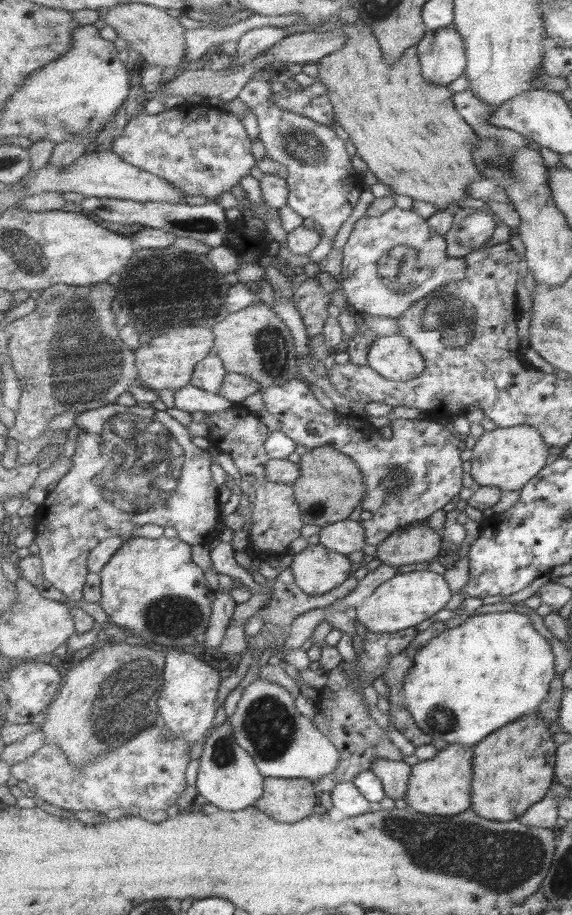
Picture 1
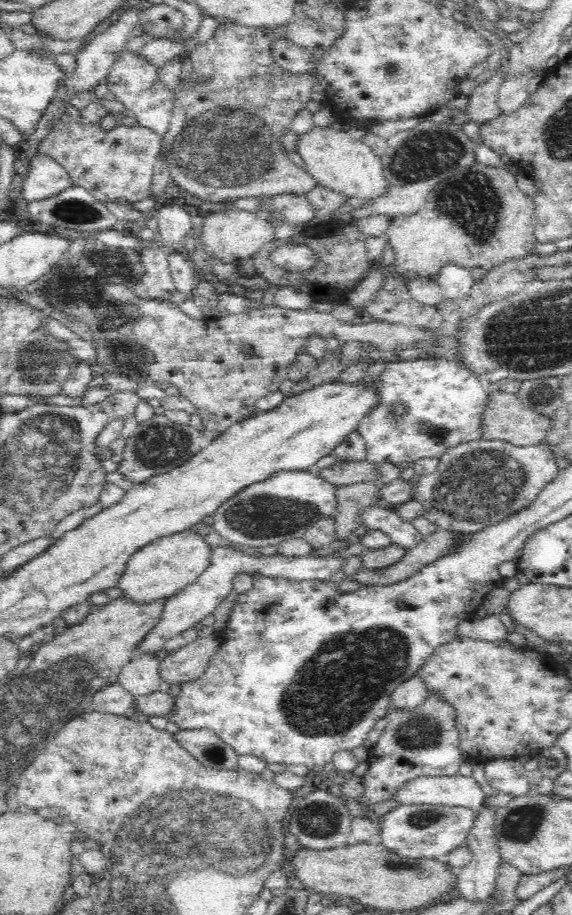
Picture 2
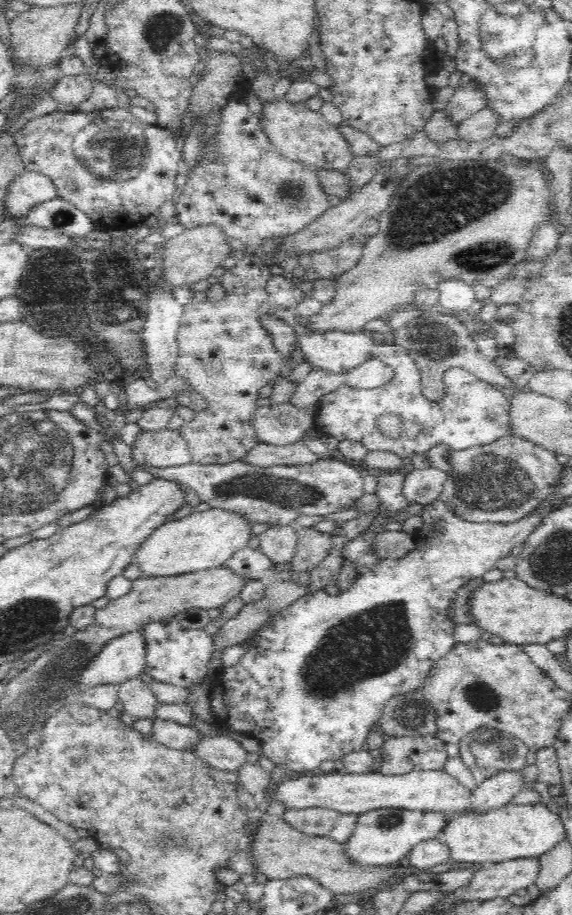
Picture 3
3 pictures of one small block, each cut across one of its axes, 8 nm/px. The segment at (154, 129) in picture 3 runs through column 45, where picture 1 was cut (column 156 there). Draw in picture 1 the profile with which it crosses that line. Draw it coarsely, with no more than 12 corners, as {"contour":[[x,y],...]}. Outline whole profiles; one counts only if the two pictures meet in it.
{"contour":[[187,102],[127,122],[111,151],[215,199],[258,161],[240,117]]}

